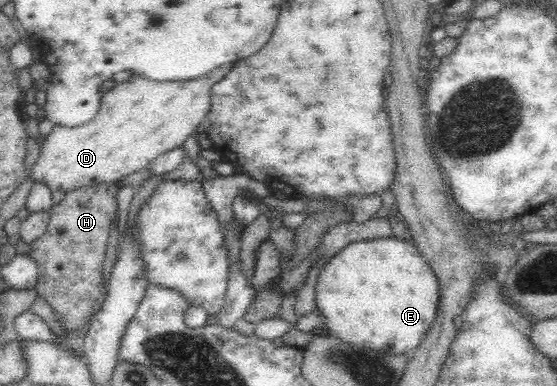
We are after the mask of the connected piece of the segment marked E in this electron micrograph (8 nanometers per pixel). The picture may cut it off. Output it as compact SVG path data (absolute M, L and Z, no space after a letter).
M376 238L376 240L350 242L350 244L348 244L348 246L344 246L338 254L330 257L327 263L328 264L324 266L324 270L321 270L319 273L317 279L317 284L315 286L315 303L319 313L326 318L324 326L327 327L331 336L334 336L347 344L371 350L378 350L379 352L390 354L391 356L400 356L400 354L404 355L411 353L412 350L420 346L420 342L426 338L425 334L427 333L427 330L435 321L440 287L438 287L438 279L436 279L436 275L434 275L434 272L432 272L432 269L430 269L430 266L428 266L427 262L424 260L424 257L420 255L417 247L409 238Z

